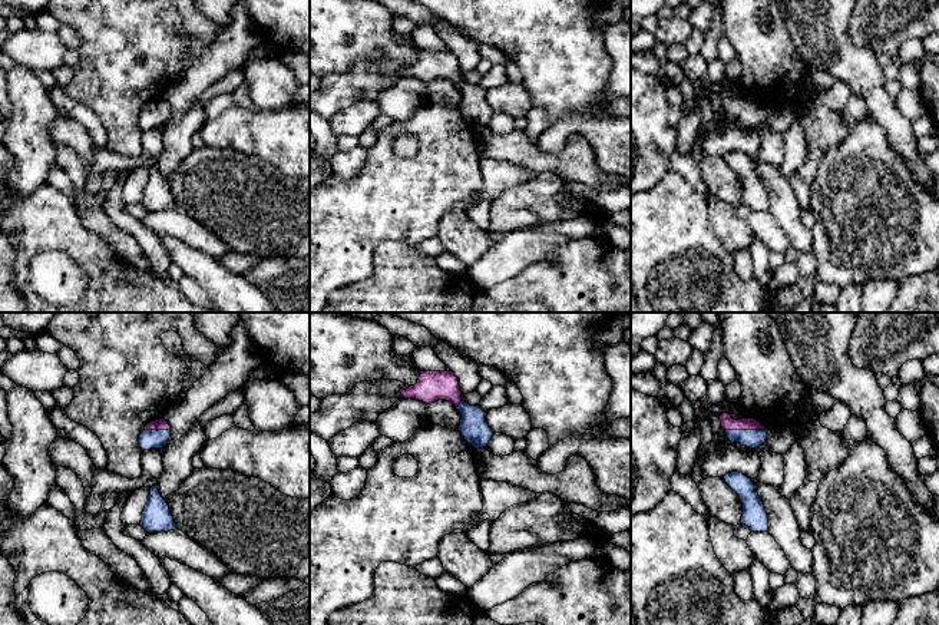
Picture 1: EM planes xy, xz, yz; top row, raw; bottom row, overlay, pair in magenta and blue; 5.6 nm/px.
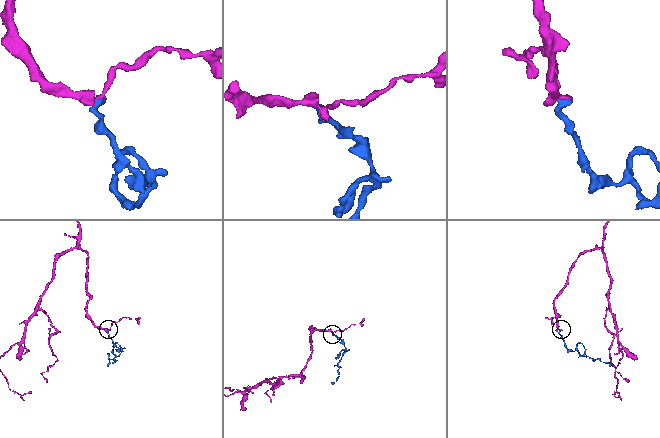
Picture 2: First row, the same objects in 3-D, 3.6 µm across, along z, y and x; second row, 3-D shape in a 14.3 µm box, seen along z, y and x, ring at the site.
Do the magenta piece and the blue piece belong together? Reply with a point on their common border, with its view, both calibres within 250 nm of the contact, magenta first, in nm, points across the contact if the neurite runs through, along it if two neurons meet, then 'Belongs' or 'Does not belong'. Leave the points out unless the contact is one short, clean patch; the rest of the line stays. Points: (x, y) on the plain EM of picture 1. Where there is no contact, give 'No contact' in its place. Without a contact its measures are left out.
Touches magenta at yz (744, 108). Thickness 80 nm (magenta) against 110 nm. Belongs

